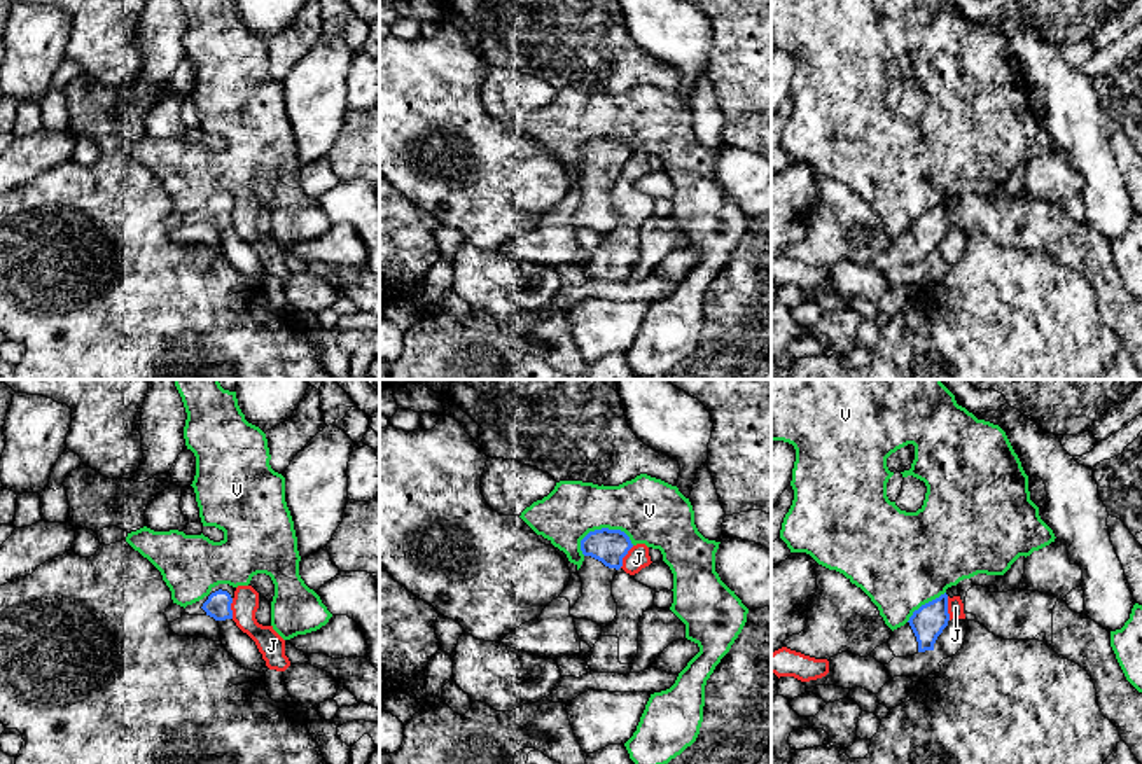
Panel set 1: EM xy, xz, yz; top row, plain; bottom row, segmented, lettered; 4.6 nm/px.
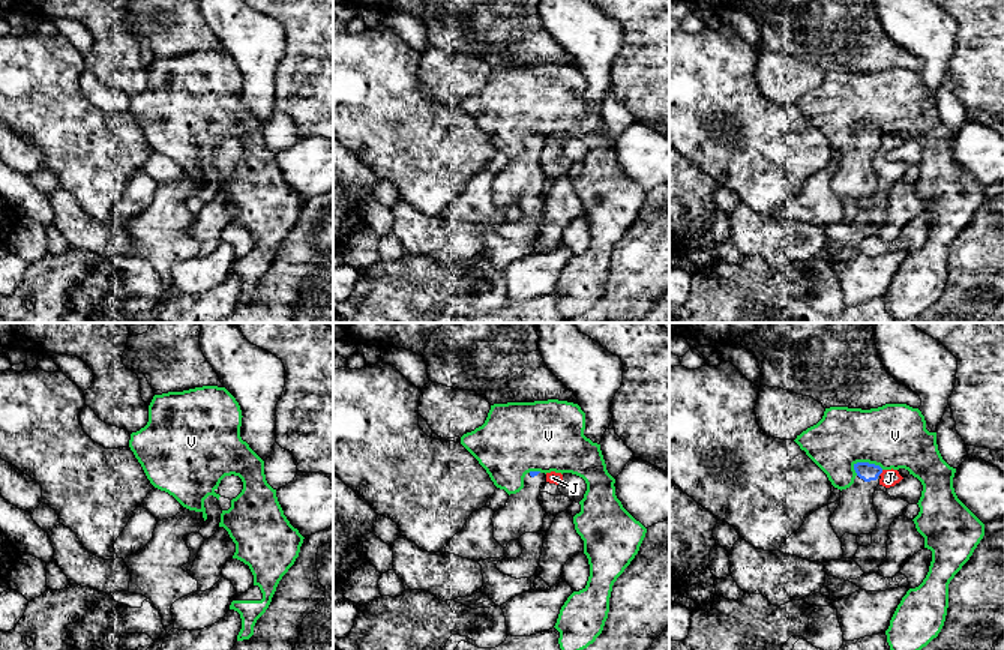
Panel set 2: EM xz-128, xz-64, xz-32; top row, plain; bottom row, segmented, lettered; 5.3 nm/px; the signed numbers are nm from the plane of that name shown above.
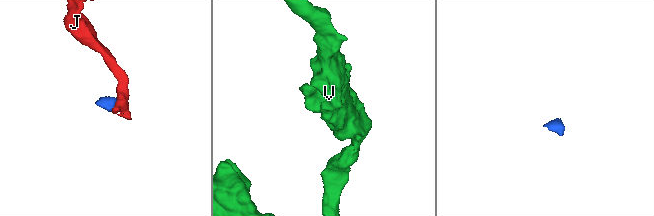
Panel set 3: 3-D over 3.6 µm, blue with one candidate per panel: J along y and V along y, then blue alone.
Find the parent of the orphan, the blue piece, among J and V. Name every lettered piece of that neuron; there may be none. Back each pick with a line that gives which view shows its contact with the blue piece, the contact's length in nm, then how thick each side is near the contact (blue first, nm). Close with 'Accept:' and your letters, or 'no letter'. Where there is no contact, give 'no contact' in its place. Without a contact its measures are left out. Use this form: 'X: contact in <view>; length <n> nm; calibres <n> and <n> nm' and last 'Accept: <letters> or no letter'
Accept: no letter

